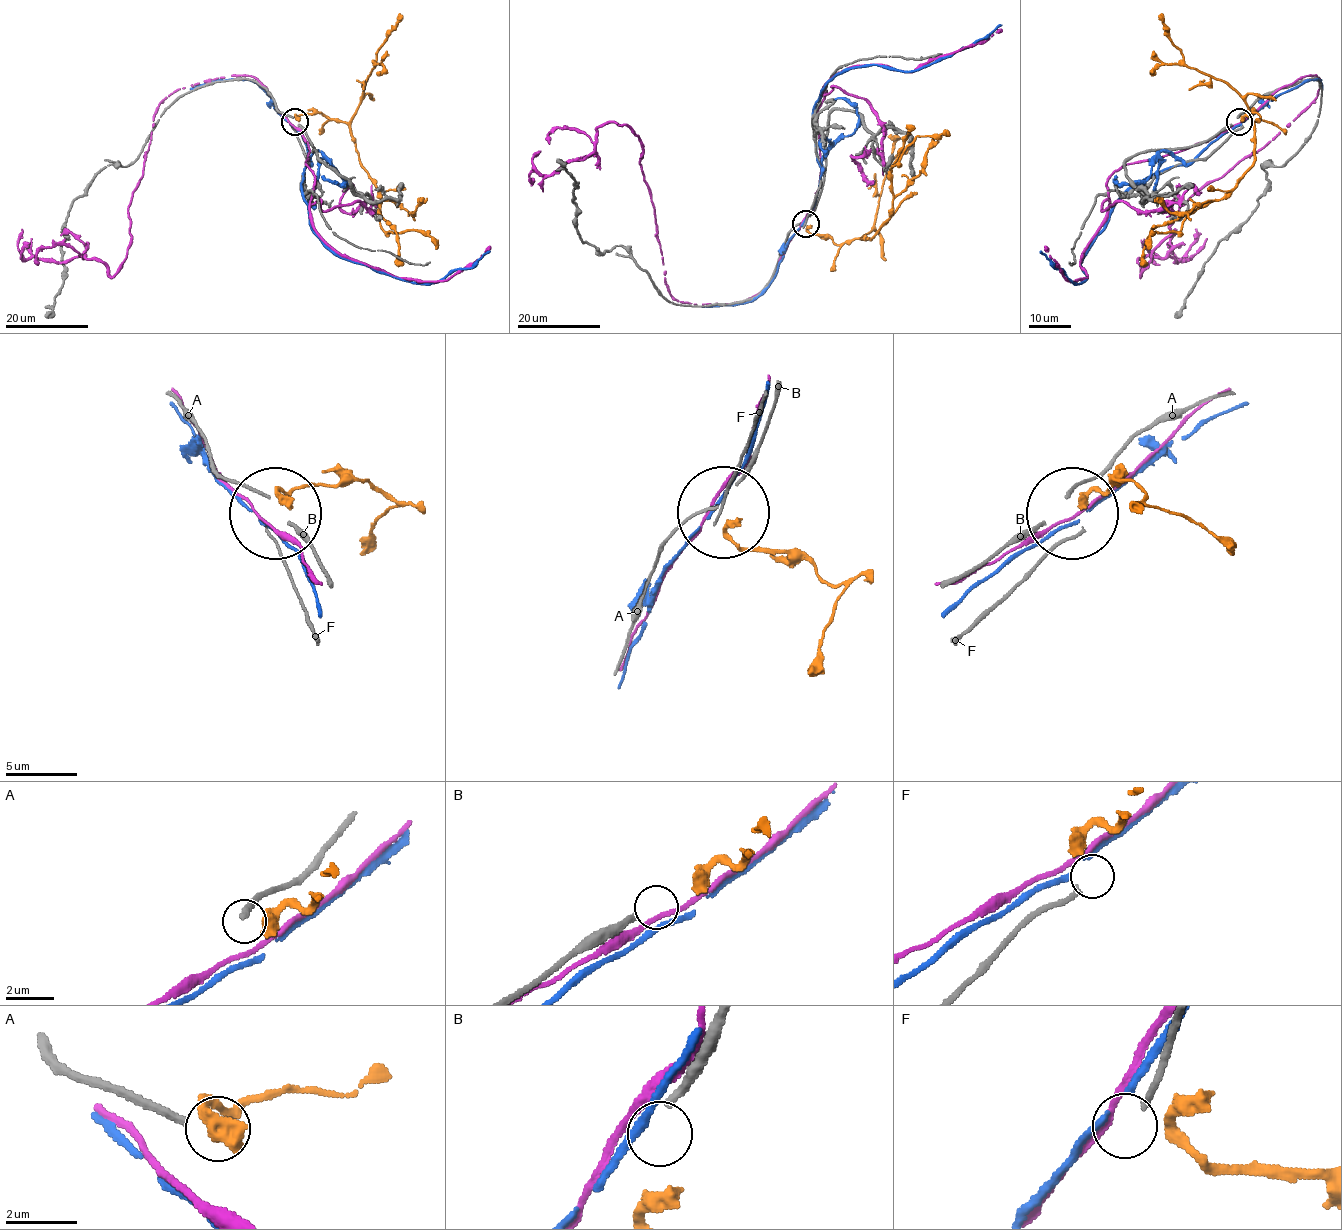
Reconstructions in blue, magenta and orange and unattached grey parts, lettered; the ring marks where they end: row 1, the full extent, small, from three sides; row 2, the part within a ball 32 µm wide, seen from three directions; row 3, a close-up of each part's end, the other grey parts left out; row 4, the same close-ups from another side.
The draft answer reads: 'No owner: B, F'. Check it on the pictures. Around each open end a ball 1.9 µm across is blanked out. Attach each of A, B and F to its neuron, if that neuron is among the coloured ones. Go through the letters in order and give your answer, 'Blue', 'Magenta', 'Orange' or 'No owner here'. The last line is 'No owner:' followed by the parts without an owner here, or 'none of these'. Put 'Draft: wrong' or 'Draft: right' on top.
Draft: right
A: Orange
B: No owner here
F: No owner here
No owner: B, F

